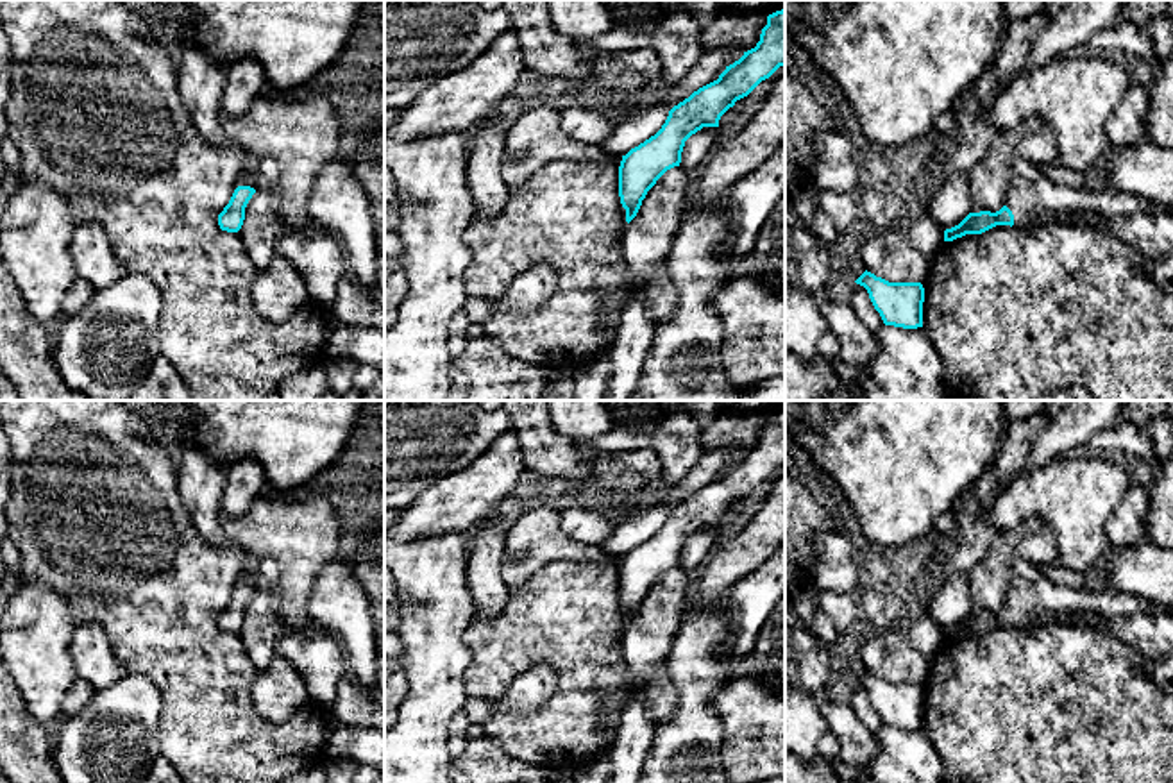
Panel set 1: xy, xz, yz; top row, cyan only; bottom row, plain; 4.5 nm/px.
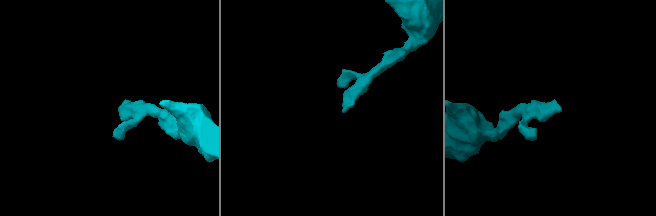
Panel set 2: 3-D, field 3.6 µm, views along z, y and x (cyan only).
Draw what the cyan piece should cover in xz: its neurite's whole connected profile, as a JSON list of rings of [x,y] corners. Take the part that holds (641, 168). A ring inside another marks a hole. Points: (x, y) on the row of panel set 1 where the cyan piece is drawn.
[[[785,9],[767,16],[755,48],[669,111],[662,129],[622,156],[619,197],[629,223],[647,191],[671,168],[679,166],[685,141],[703,127],[719,127],[721,116],[762,80],[785,66]]]

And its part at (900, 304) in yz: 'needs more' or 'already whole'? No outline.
already whole

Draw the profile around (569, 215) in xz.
[[[553,161],[517,188],[508,189],[504,209],[495,218],[477,215],[463,232],[472,259],[465,272],[465,293],[499,300],[515,277],[536,265],[549,265],[558,274],[554,297],[540,309],[495,311],[485,322],[485,334],[508,356],[540,368],[578,370],[601,347],[601,329],[613,329],[629,293],[631,277],[622,261],[626,209],[619,197],[619,168],[579,161]]]

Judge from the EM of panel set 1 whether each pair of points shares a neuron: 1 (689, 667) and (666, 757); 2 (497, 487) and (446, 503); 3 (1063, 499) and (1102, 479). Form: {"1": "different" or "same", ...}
{"1": "same", "2": "same", "3": "same"}

